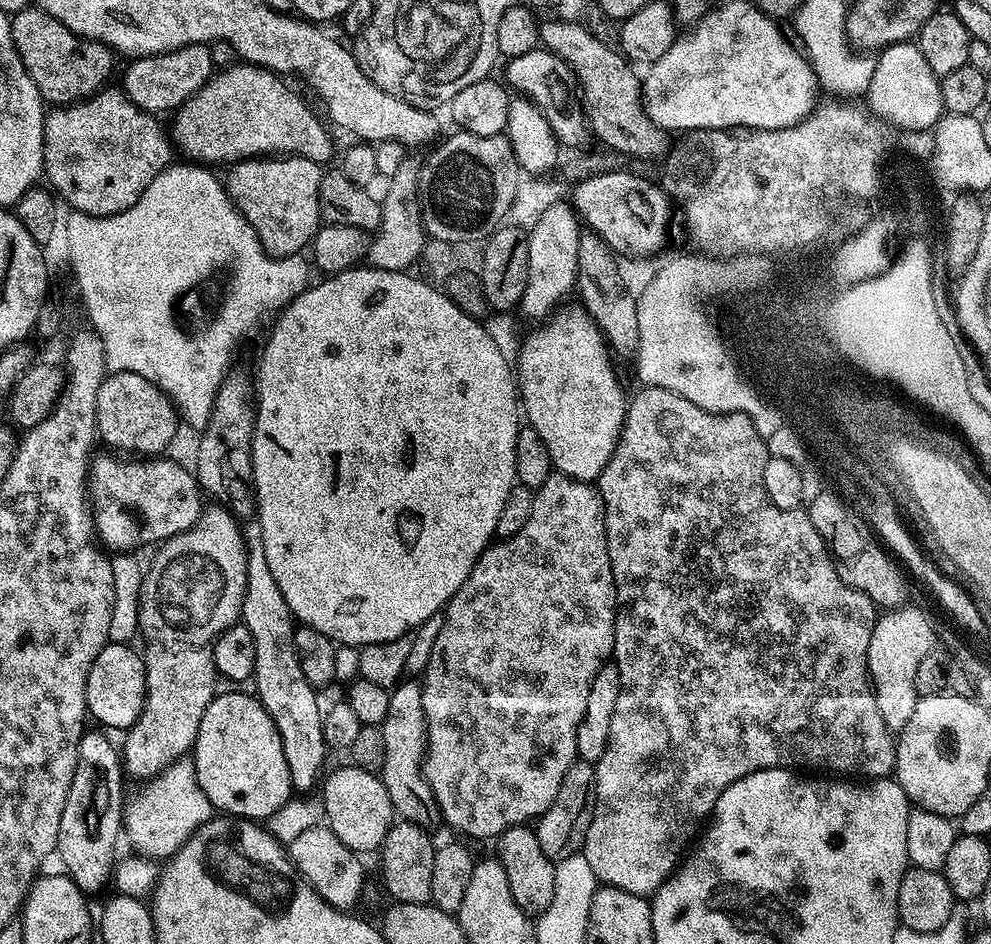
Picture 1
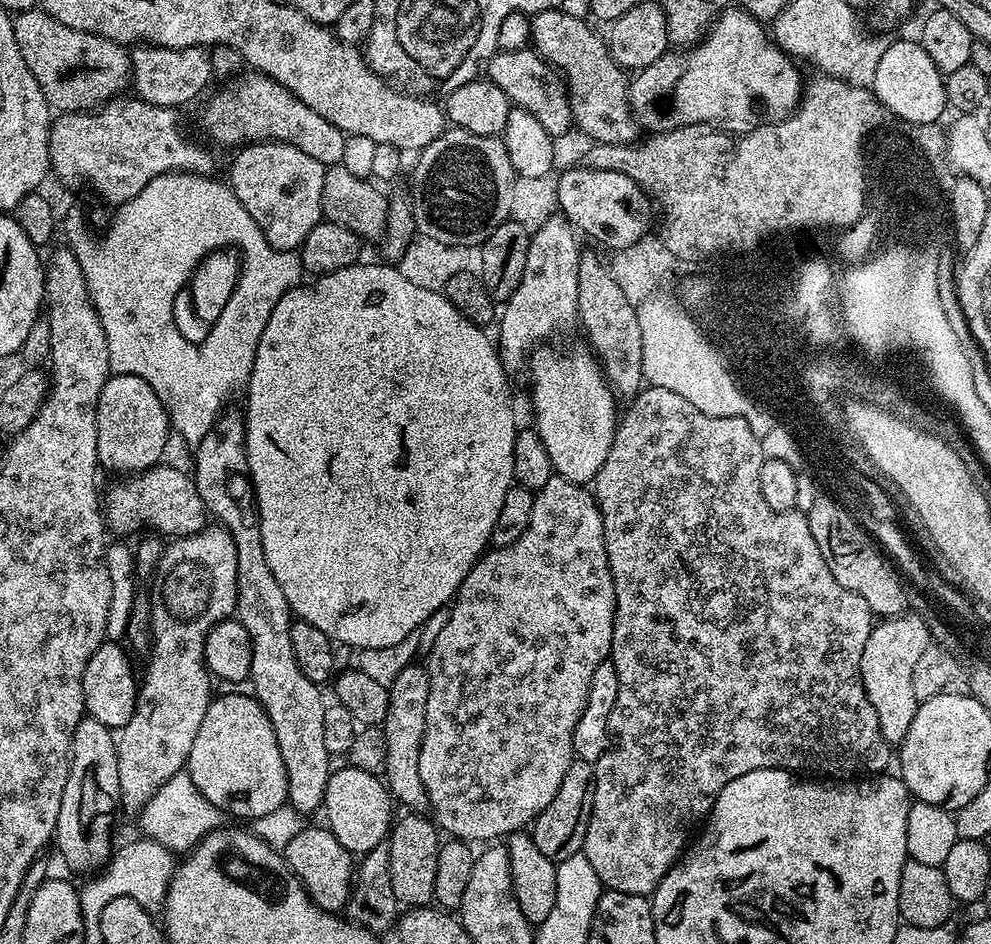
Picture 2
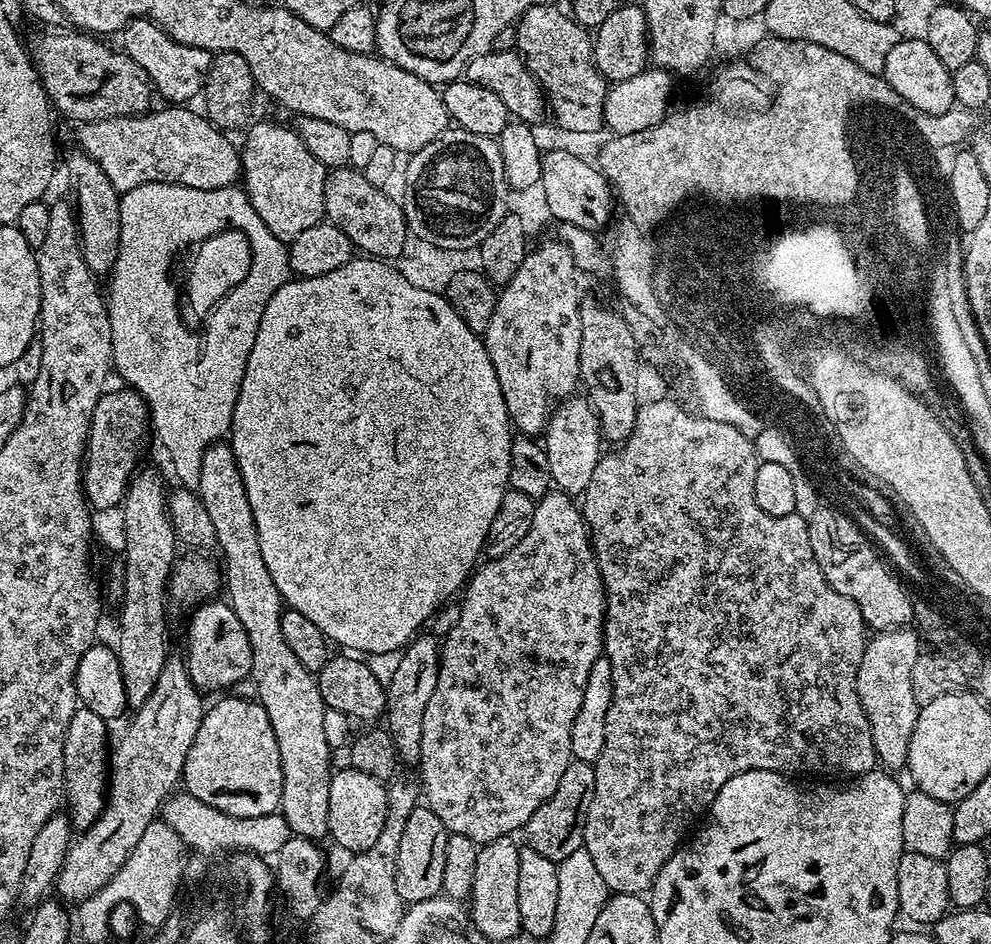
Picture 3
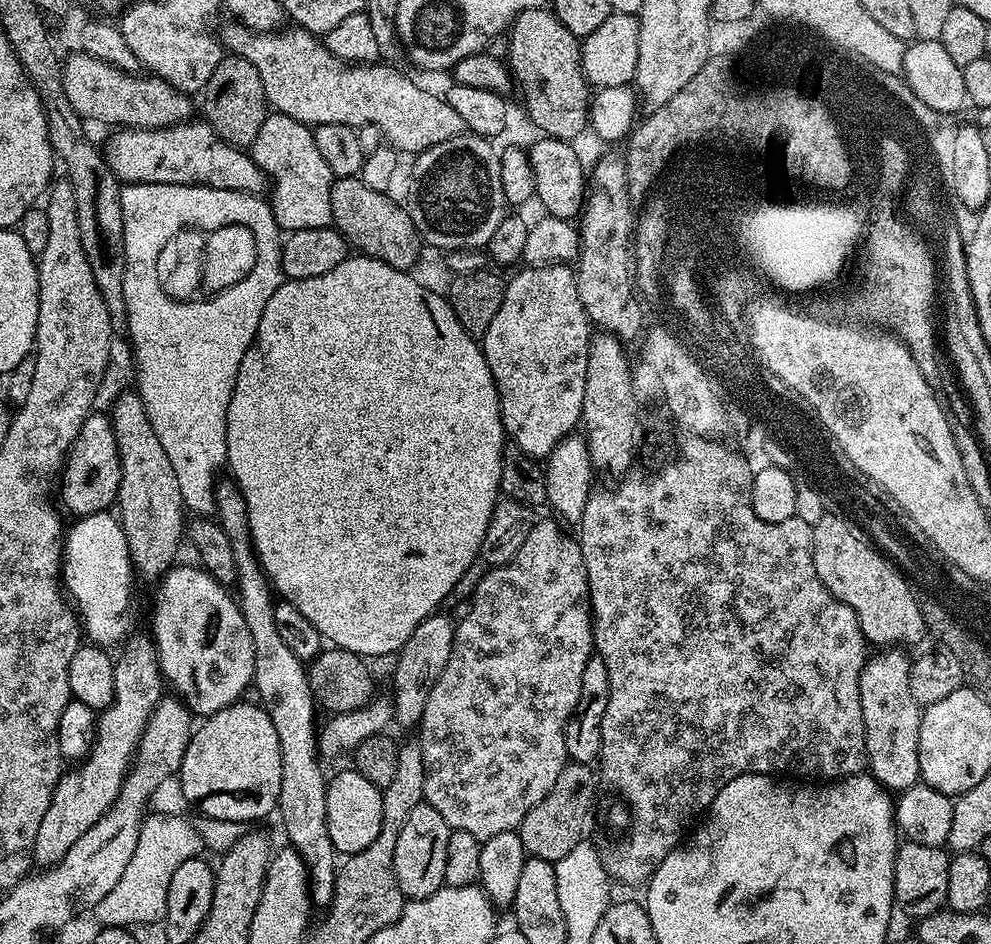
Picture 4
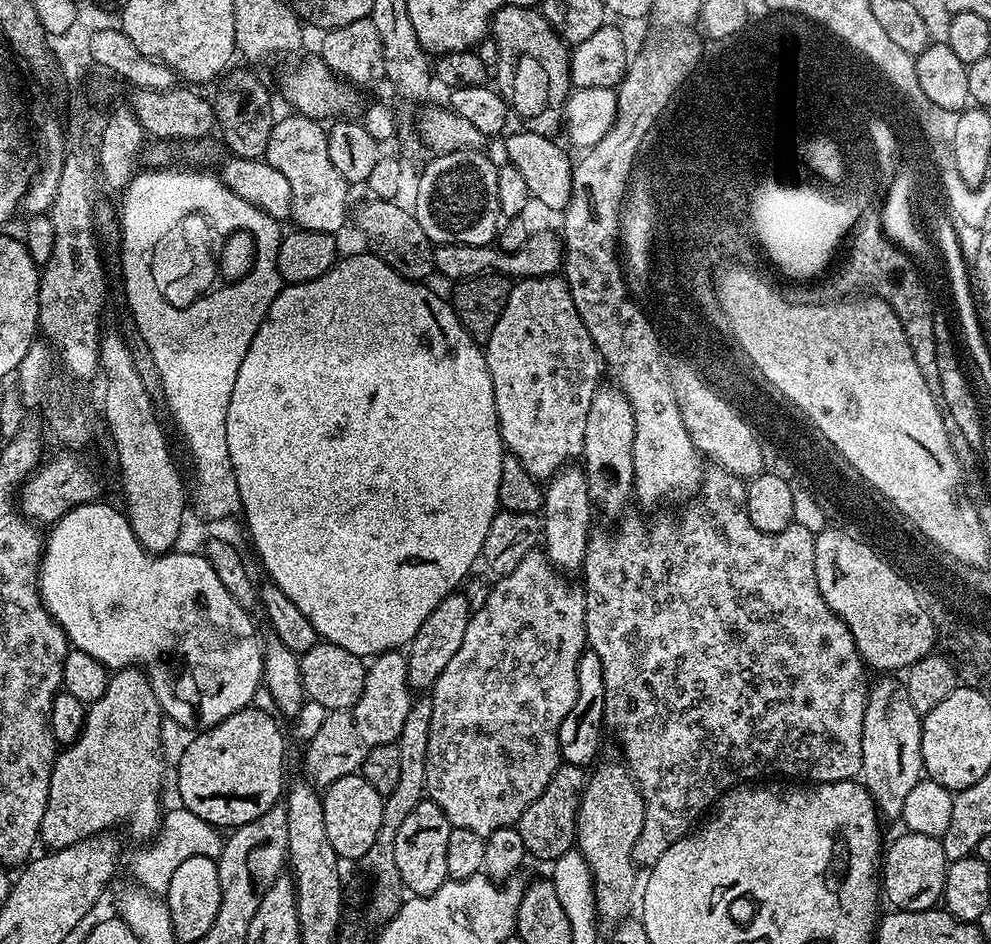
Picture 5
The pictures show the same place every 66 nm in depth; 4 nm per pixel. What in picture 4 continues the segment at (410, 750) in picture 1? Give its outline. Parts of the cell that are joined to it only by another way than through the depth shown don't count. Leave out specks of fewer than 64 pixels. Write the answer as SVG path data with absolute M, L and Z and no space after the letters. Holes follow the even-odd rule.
M433 614L427 616L416 627L414 634L406 638L403 648L397 658L397 668L394 670L390 685L392 693L392 712L395 723L404 728L415 729L420 723L422 714L426 710L426 698L430 698L430 690L438 678L442 678L442 670L446 670L446 662L450 662L450 650L454 646L456 624L448 616Z

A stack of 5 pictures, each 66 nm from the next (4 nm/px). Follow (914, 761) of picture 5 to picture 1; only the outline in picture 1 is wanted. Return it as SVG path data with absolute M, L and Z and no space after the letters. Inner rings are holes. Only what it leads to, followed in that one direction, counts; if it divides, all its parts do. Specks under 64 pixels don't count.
M887 611L877 615L874 634L870 634L868 647L868 675L872 689L876 692L878 710L882 713L882 722L892 733L898 734L910 722L910 714L914 714L914 706L918 699L916 679L920 656L927 652L932 641L932 634L924 623L920 612L897 612L894 616Z

